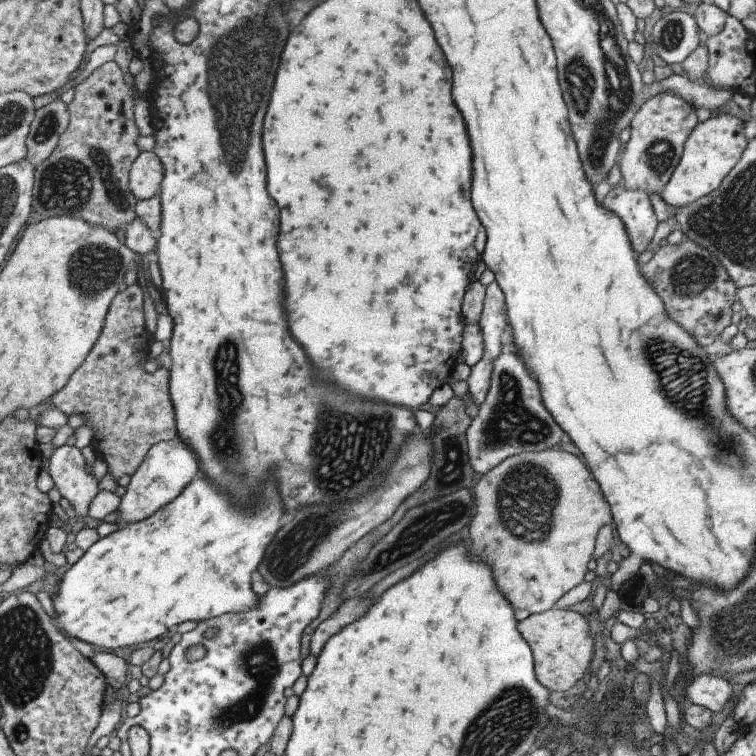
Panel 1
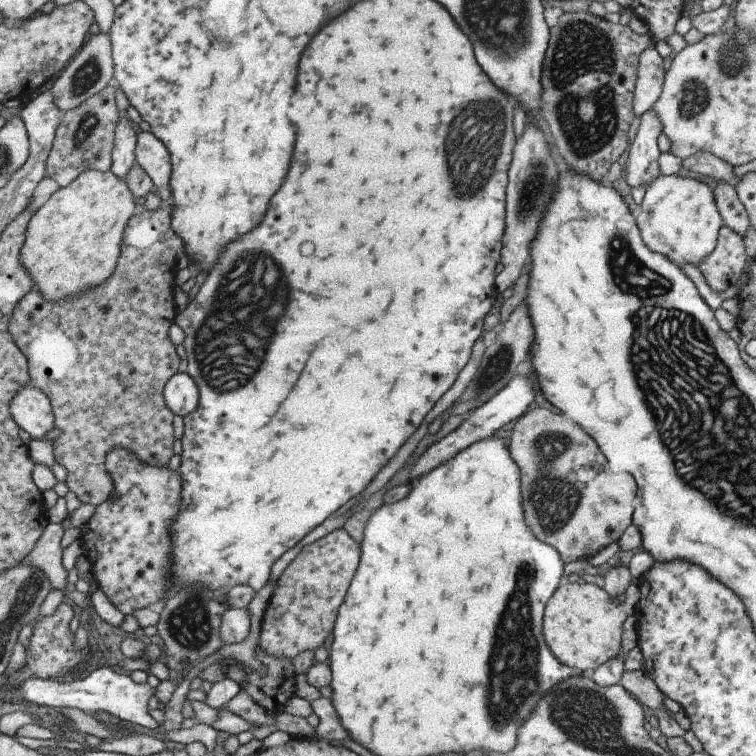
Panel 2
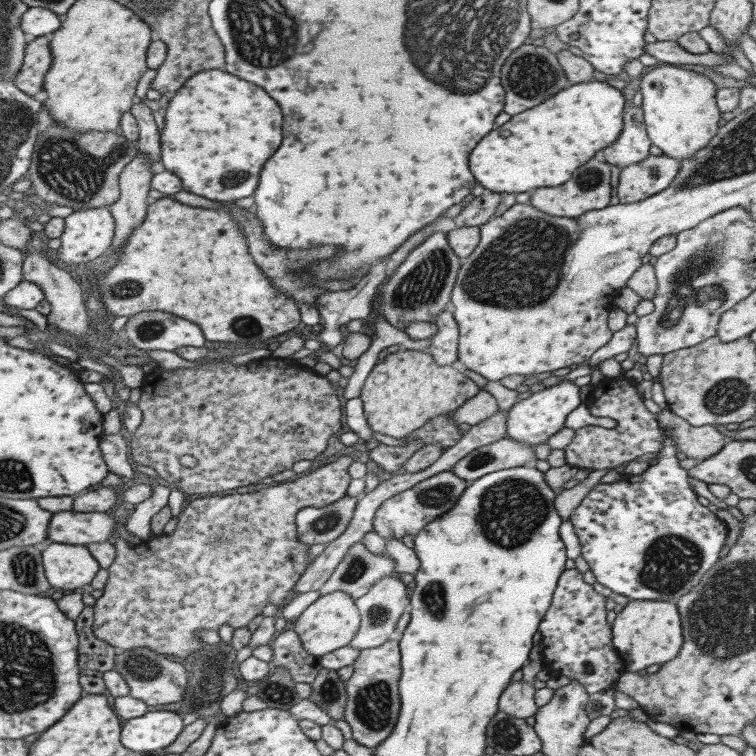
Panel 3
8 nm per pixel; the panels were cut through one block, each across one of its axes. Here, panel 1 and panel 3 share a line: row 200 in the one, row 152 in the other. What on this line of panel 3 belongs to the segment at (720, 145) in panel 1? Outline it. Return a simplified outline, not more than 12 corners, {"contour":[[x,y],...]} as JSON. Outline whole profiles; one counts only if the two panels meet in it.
{"contour":[[664,64],[638,90],[646,135],[690,157],[719,130],[707,76]]}

